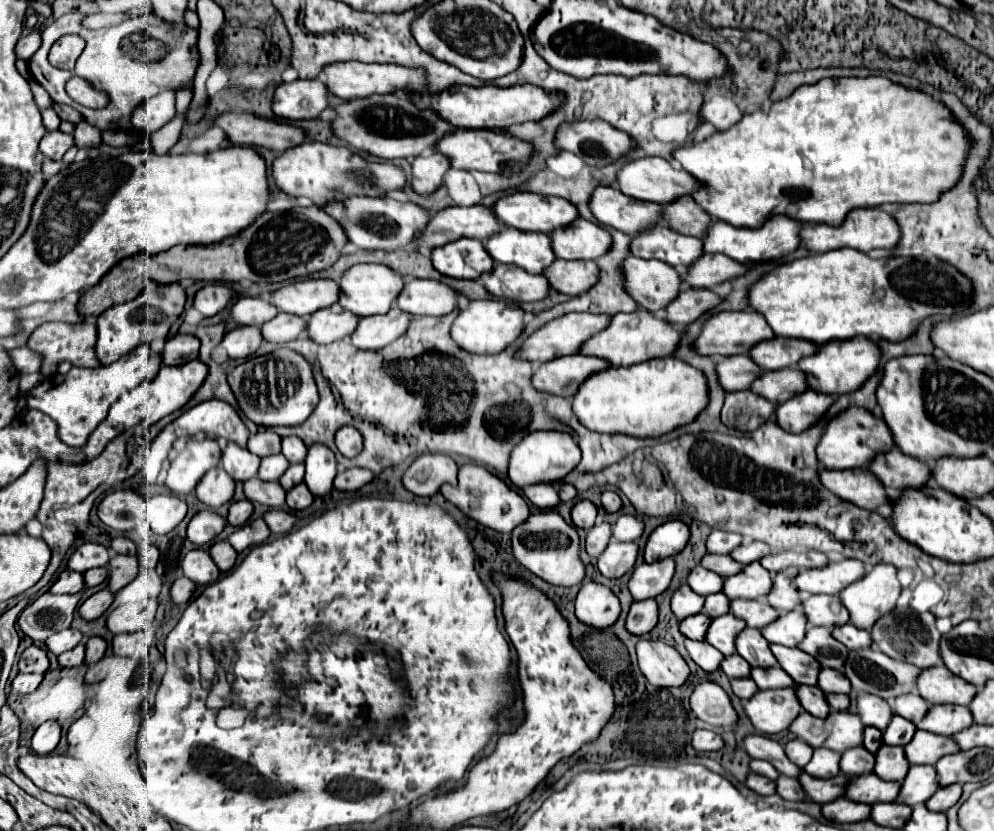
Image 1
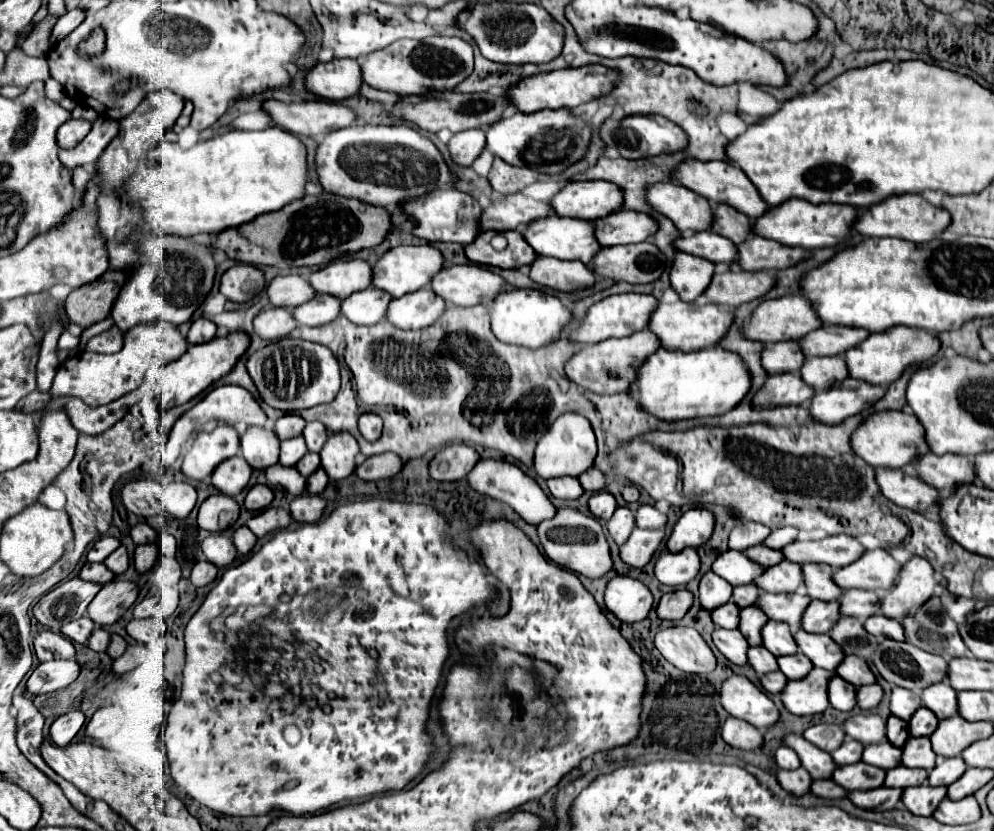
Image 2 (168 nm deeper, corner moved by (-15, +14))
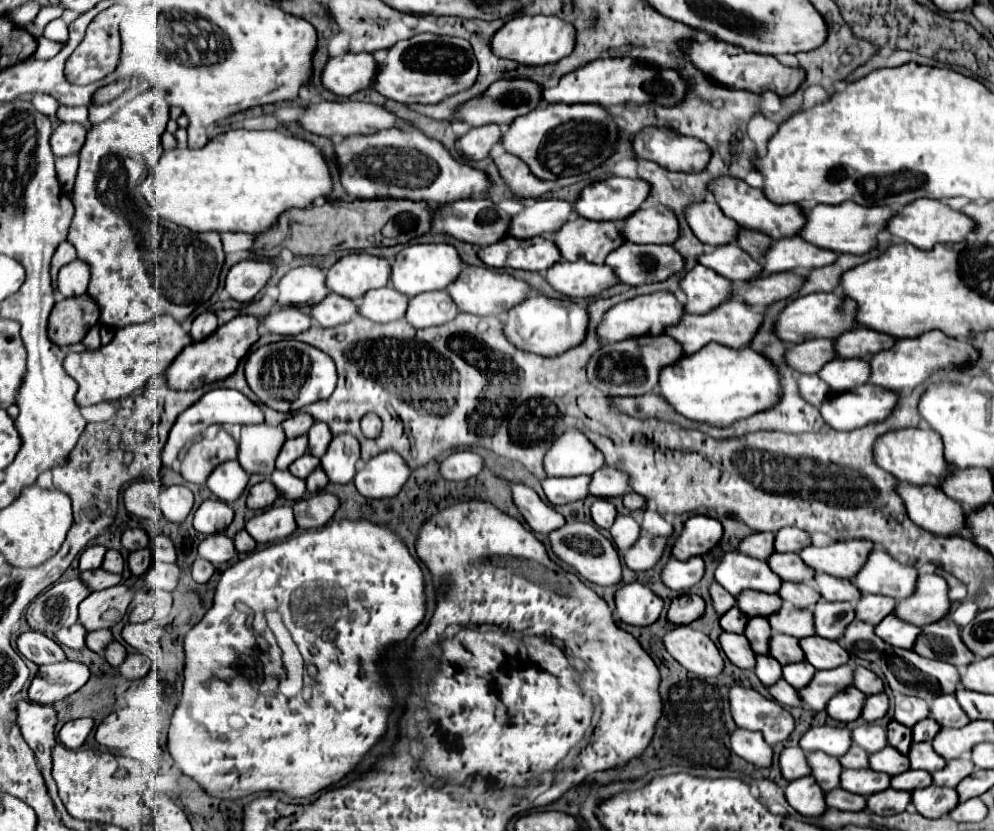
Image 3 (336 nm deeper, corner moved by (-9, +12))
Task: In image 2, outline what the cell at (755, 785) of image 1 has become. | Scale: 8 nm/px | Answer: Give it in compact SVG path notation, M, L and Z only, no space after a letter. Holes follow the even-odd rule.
M803 767L793 769L793 771L783 771L783 769L779 769L779 771L777 771L777 779L779 779L781 787L783 787L785 791L793 793L795 797L801 797L801 795L809 793L811 783L813 783L811 775L809 775L807 769L803 769Z

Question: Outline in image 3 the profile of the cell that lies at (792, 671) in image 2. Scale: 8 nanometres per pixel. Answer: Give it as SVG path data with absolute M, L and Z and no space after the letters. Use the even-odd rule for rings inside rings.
M799 661L799 663L789 663L783 667L783 679L793 685L795 689L805 687L815 675L815 667L809 665L807 661Z

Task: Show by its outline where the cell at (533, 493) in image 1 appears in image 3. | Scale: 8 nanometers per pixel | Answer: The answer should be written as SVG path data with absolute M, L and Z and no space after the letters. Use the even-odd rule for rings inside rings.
M579 475L579 477L547 477L541 481L545 497L549 499L551 505L565 505L571 501L579 501L587 497L587 485L589 477Z

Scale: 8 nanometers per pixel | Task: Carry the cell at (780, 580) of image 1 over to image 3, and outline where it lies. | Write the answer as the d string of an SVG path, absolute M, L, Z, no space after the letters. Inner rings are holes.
M815 573L815 585L819 595L825 601L849 601L855 603L861 593L857 587L853 587L853 583L849 579L837 579L825 573Z

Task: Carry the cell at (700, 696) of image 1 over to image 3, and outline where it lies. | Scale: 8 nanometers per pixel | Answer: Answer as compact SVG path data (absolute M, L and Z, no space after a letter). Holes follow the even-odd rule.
M731 685L729 687L731 715L737 727L749 731L761 731L769 745L785 741L793 731L793 717L777 703L765 699L751 687Z

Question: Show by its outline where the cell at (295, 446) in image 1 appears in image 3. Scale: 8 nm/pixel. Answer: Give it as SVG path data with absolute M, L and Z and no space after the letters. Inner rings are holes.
M319 421L309 429L307 437L309 437L309 453L315 457L321 457L327 451L329 441L333 439L329 427L325 423L319 423Z

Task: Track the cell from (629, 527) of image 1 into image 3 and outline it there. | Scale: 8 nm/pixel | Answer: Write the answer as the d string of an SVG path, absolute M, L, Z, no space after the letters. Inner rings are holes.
M647 509L647 511L643 513L641 529L643 529L645 533L649 533L649 535L663 535L663 537L667 537L667 535L673 531L671 523L667 523L667 521L665 521L657 511L653 511L653 509Z

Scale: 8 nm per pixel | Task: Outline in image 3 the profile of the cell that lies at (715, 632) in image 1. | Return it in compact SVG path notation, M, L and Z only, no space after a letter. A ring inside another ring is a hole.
M751 617L749 623L745 625L745 633L743 633L749 643L753 653L769 653L769 639L771 639L771 627L769 621L765 617Z

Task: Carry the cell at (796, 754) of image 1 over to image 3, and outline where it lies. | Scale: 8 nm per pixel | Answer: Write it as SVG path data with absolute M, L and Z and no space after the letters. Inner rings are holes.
M813 727L801 737L799 747L805 753L825 751L827 755L841 757L851 747L851 735L849 729L841 729L841 727Z

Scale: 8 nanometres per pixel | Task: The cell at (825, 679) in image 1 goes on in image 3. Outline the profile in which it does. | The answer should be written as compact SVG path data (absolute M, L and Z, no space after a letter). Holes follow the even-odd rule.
M857 667L853 673L853 685L863 691L865 695L875 695L879 691L883 691L883 681L869 669L865 667Z

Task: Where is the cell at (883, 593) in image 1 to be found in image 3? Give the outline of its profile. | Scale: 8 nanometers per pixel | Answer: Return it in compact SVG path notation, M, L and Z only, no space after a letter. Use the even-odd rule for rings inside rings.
M919 573L917 585L913 595L907 599L897 601L893 615L899 619L923 627L945 617L949 611L949 597L947 597L947 583L939 575Z

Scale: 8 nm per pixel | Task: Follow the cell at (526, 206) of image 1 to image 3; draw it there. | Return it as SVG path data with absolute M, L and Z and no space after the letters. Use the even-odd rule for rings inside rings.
M609 177L585 187L573 203L573 209L585 219L621 221L639 209L647 193L649 185L643 179Z

